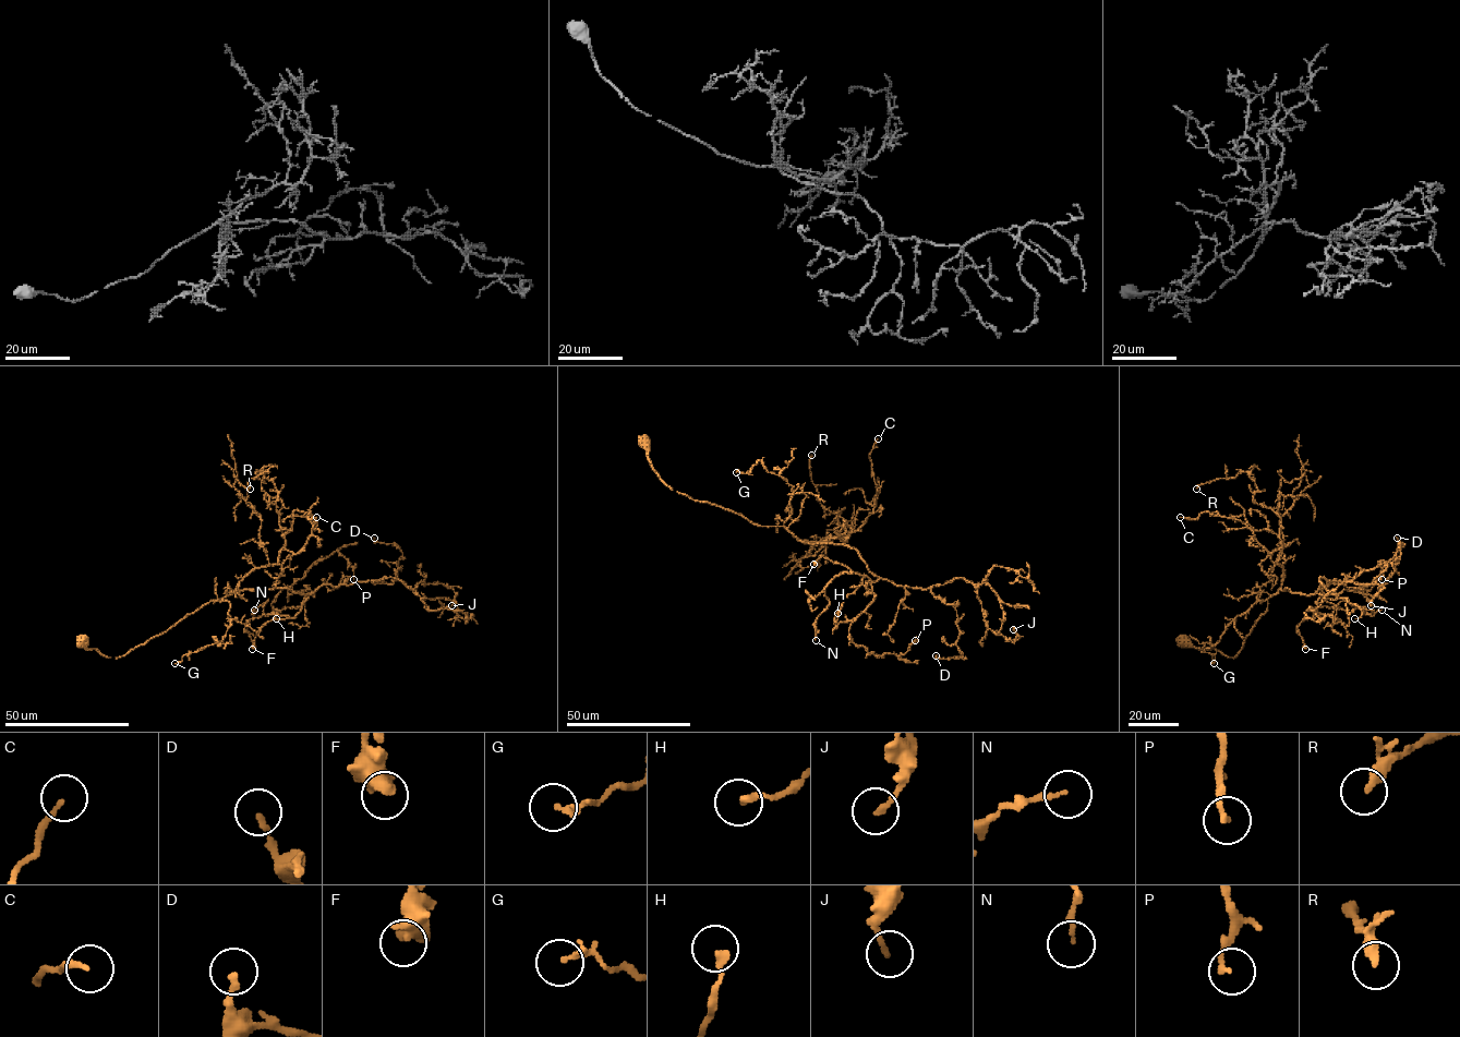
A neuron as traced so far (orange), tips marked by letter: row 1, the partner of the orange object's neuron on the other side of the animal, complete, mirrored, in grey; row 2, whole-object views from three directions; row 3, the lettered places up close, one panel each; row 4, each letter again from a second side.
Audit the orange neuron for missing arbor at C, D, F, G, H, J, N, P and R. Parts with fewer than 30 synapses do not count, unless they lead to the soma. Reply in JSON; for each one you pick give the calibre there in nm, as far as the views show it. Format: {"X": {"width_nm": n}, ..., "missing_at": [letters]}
{"missing_at": []}

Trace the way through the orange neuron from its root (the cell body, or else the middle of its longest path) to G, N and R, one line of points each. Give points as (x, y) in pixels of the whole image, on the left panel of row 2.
G: (83, 639), (87, 650), (120, 656), (204, 604), (227, 600), (231, 622), (225, 638), (175, 663)
N: (83, 639), (120, 656), (237, 589), (316, 588), (293, 617), (264, 615), (267, 601), (254, 610)
R: (83, 639), (124, 655), (276, 564), (285, 546), (276, 487), (256, 471), (250, 489)

